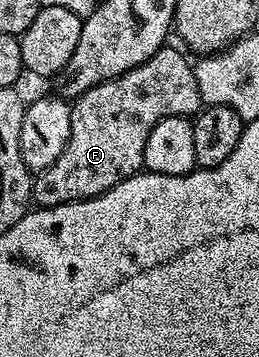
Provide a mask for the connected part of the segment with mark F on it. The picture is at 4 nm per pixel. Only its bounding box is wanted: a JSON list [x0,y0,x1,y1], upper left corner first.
[32,45,201,207]

